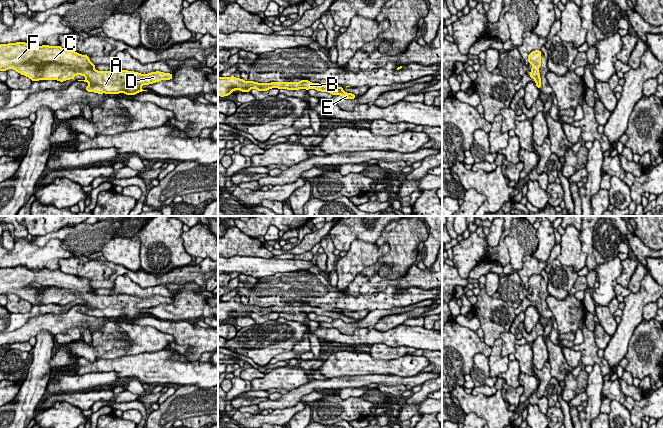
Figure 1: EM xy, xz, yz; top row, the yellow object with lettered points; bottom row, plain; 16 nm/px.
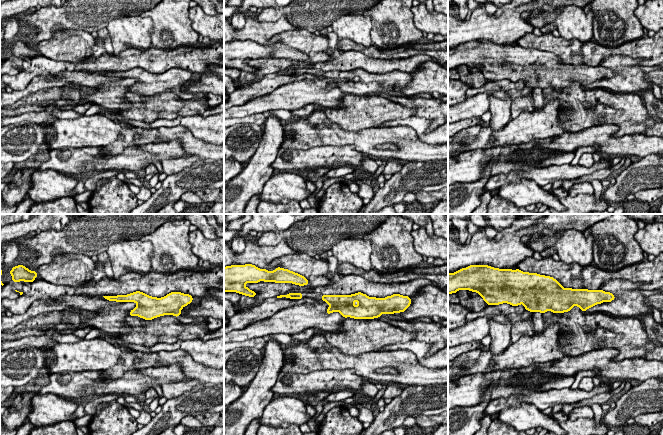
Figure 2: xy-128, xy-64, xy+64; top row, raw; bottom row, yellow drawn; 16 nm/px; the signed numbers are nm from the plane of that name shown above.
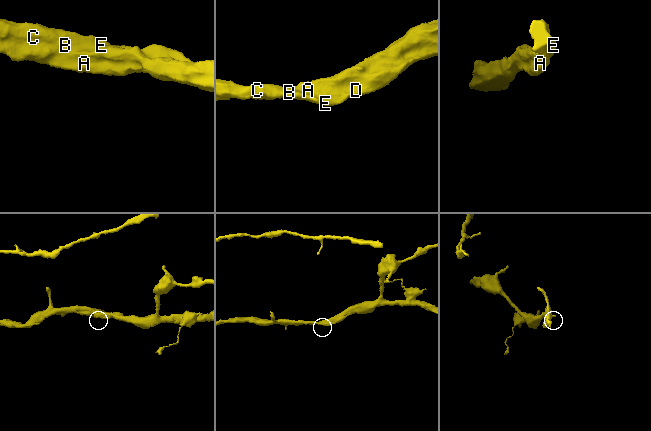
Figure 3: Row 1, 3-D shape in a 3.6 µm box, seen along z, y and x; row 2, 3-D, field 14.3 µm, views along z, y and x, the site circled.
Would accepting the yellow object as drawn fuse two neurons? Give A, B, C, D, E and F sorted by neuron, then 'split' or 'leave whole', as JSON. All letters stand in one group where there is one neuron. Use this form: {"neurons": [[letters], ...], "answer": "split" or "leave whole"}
{"neurons": [["A", "B", "C", "D", "E", "F"]], "answer": "leave whole"}

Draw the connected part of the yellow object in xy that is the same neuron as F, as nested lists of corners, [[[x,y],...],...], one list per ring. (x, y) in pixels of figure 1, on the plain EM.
[[[16,266],[8,268],[0,268],[0,295],[13,293],[21,299],[27,300],[33,305],[39,304],[57,304],[60,306],[73,303],[76,299],[85,300],[85,304],[78,304],[87,306],[89,309],[85,312],[88,316],[98,318],[106,317],[126,319],[135,319],[139,316],[147,315],[141,312],[142,309],[149,309],[160,304],[171,304],[173,302],[171,297],[164,297],[160,295],[151,296],[148,298],[141,298],[128,294],[112,294],[112,295],[98,295],[95,293],[95,288],[89,284],[88,279],[82,279],[75,275],[70,275],[61,270],[31,270],[25,266]]]

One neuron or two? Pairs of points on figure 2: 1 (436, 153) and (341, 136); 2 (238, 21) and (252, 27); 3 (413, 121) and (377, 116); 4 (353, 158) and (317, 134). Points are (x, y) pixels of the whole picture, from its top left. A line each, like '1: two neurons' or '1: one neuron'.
1: one neuron
2: two neurons
3: two neurons
4: two neurons

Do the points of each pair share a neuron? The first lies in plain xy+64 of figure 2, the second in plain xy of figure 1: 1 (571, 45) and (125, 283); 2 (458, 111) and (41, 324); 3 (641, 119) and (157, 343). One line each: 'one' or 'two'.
1: two
2: one
3: two

